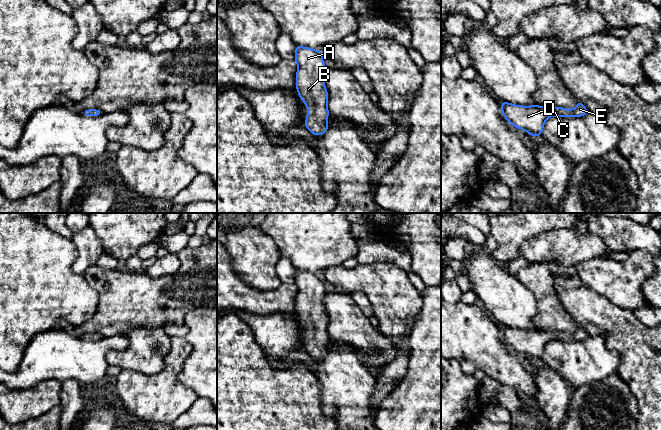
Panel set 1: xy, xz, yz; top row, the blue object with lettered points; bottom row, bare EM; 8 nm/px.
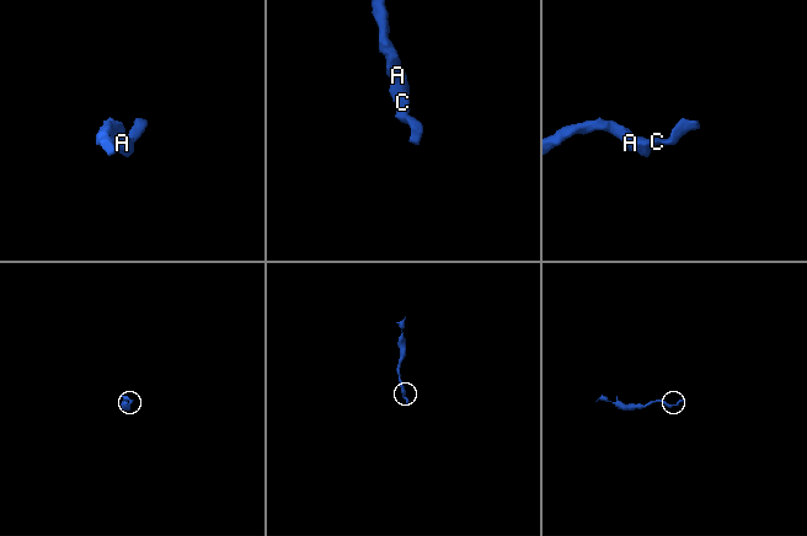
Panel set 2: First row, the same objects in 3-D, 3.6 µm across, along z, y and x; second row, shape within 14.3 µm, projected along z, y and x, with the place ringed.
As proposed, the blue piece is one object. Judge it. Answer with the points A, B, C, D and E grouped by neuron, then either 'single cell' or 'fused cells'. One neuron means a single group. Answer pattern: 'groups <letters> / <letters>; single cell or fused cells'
groups A B C D E; single cell

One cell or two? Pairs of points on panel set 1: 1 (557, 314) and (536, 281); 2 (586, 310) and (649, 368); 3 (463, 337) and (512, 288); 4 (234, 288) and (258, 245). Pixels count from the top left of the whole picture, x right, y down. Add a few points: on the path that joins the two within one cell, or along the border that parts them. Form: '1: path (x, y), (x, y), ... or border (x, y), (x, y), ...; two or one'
1: path (549, 306), (544, 289); one
2: path (602, 320), (634, 352); one
3: border (479, 302), (499, 326); two
4: border (228, 256), (240, 278), (259, 290); two

